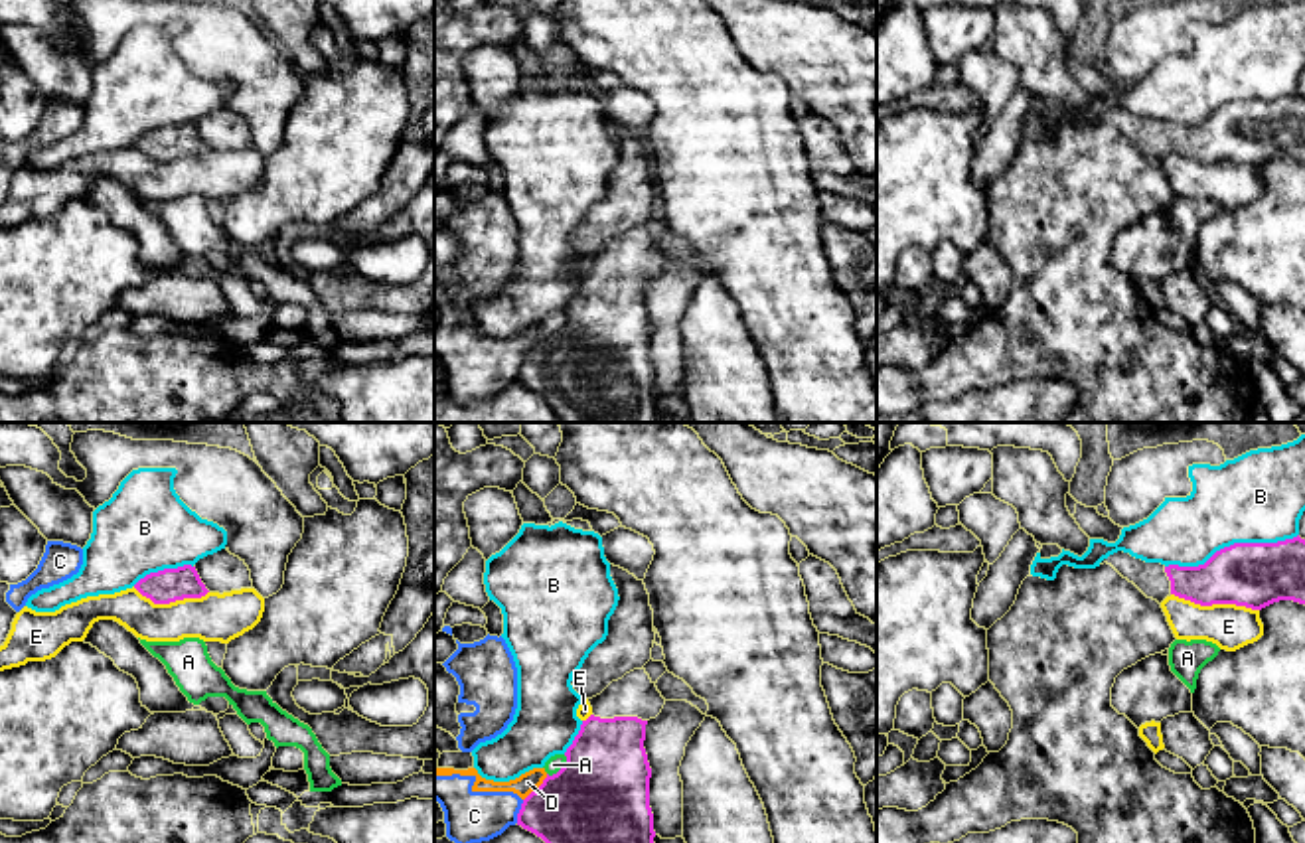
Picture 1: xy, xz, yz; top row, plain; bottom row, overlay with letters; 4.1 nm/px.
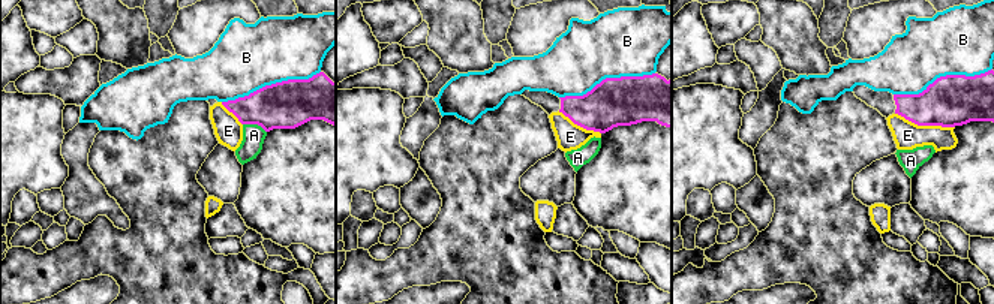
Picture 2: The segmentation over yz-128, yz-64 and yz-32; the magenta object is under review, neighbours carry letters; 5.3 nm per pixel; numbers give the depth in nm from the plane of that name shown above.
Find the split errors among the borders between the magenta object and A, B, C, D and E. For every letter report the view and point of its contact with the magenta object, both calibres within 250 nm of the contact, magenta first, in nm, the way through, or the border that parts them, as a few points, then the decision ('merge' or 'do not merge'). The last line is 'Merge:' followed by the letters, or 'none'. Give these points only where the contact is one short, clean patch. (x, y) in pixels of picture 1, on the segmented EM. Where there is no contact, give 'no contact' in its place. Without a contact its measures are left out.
A: contact xz (561, 768); calibres 380 and 70 nm; border xz (565, 755), (565, 763), (547, 774); do not merge
B: contact yz (1230, 545); calibres 260 and 360 nm; do not merge
C: contact xz (520, 812); calibres 320 and 200 nm; border xz (524, 800), (516, 822); do not merge
D: contact xz (537, 788); calibres 380 and 90 nm; border xz (547, 774), (524, 800); do not merge
E: contact yz (1215, 603); calibres 260 and 180 nm; do not merge
Merge: none

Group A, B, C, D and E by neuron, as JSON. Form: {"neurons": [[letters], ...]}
{"neurons": [["A", "C", "D"], ["B"], ["E"]]}

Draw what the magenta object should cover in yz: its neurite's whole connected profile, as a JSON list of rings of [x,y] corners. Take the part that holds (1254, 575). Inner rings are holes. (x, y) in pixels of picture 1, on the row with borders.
[[[1299,535],[1277,543],[1234,543],[1198,567],[1145,563],[1123,551],[1104,563],[1159,604],[1171,594],[1200,606],[1252,610],[1279,600],[1305,604],[1305,539]]]

